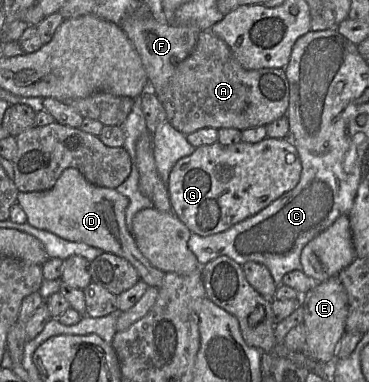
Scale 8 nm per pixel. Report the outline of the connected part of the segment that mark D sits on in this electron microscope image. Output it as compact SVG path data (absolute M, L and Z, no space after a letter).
M67 168L49 190L19 191L17 203L25 211L26 222L31 226L52 232L65 240L85 243L106 253L118 255L136 268L139 278L148 286L161 286L165 273L152 266L138 249L126 222L129 199L116 189L94 185L78 169Z

